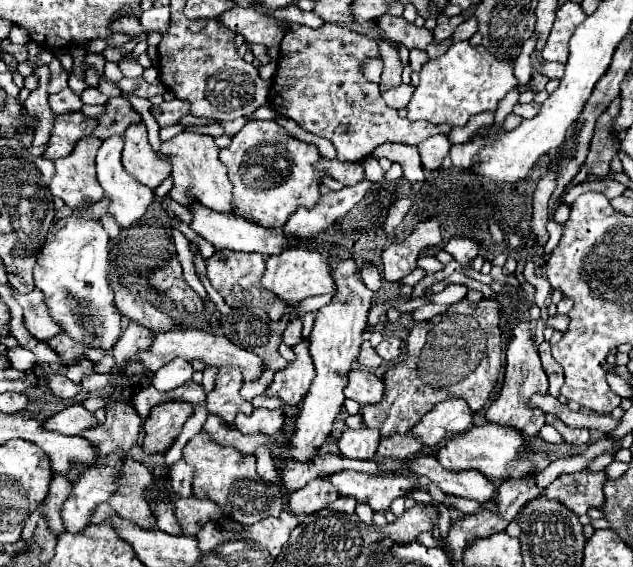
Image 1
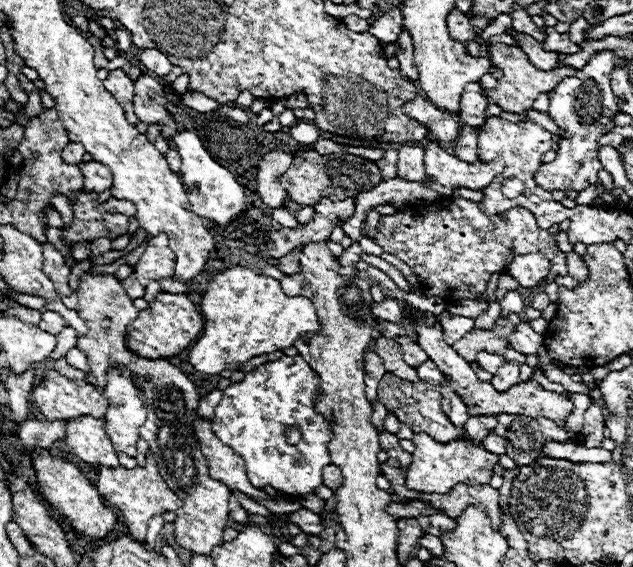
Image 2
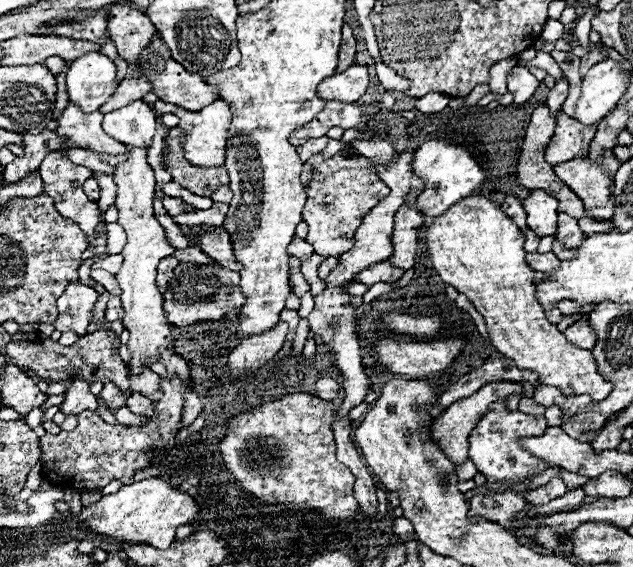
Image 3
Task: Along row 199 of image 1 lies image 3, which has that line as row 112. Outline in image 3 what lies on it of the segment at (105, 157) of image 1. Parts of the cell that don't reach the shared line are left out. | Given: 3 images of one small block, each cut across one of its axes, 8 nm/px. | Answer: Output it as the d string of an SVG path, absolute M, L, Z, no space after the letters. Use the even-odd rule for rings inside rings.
M142 100L104 114L104 132L122 144L150 146L154 126L154 112Z

